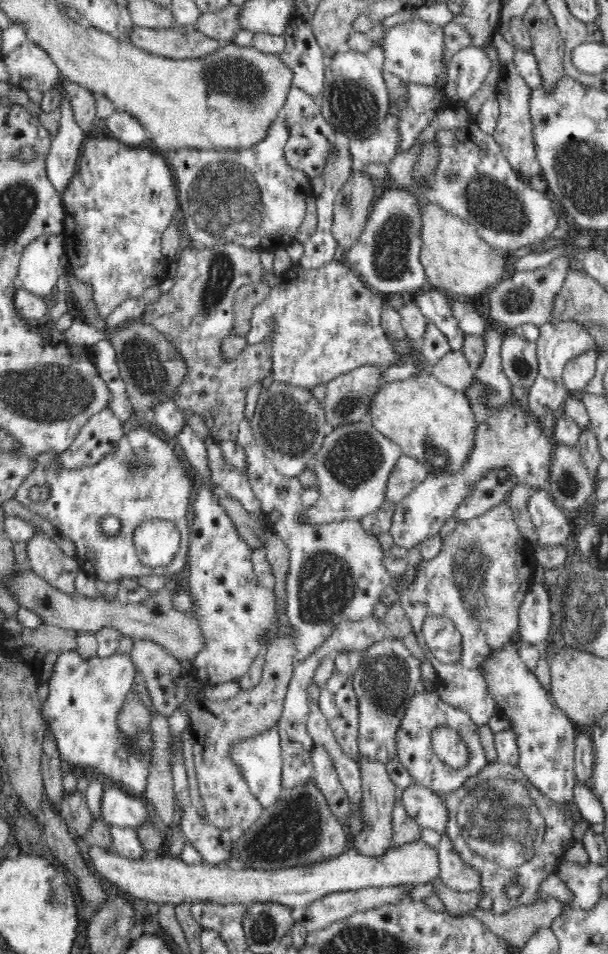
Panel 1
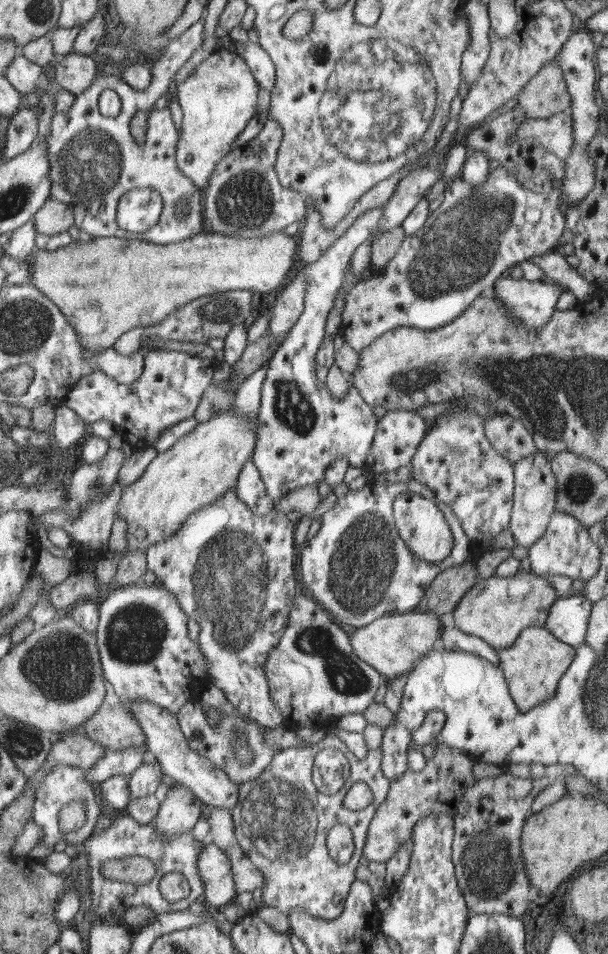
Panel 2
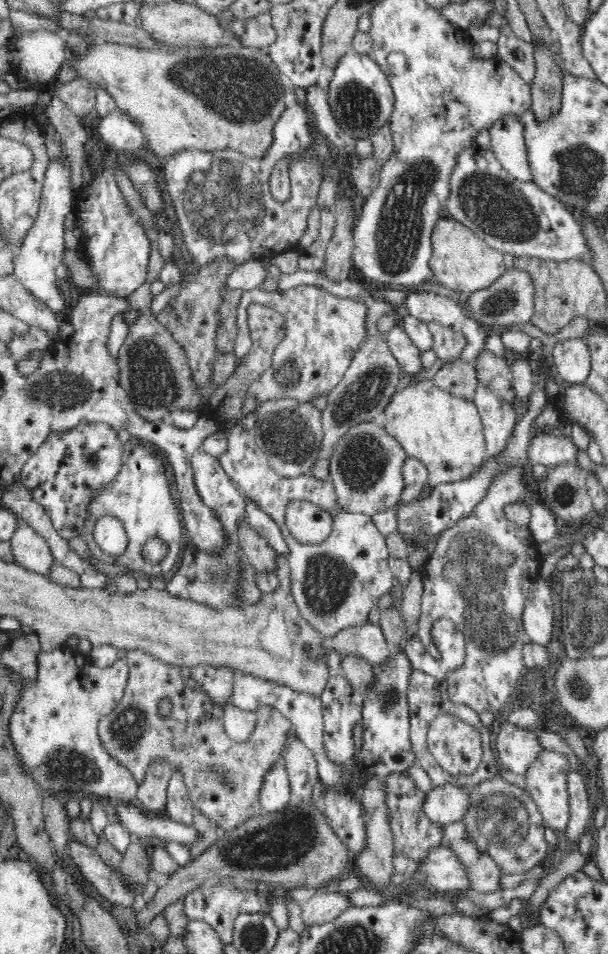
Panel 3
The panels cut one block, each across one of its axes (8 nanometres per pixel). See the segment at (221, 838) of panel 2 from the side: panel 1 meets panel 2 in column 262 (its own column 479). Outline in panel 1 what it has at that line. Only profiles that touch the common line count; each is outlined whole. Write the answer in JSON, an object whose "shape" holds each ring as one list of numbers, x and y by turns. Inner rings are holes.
{"shape":[[442,833,437,848,440,858,441,879,446,886,456,892,468,892,480,888,481,879,472,866,468,867,458,851,453,847,453,842]]}

